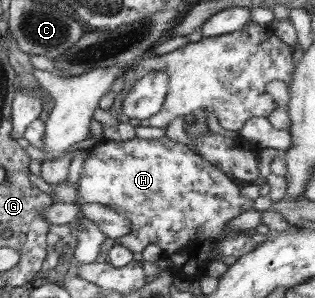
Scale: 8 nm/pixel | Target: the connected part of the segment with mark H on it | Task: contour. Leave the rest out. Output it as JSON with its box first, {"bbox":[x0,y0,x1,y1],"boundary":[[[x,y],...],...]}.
{"bbox":[77,136,257,280],"boundary":[[[137,136],[132,139],[127,139],[125,141],[116,141],[116,140],[106,140],[98,145],[94,145],[92,148],[94,152],[91,157],[87,157],[83,161],[83,168],[81,173],[79,173],[79,179],[77,179],[77,203],[85,204],[101,204],[109,205],[119,212],[121,216],[125,216],[131,222],[131,231],[123,237],[116,239],[116,243],[123,244],[127,249],[131,250],[133,253],[142,252],[147,245],[155,243],[161,247],[163,257],[173,258],[172,267],[169,267],[170,273],[174,277],[185,277],[191,280],[195,279],[195,275],[199,273],[199,269],[205,269],[208,267],[208,264],[211,260],[216,259],[218,261],[223,261],[224,257],[238,257],[244,256],[245,253],[257,248],[257,243],[247,236],[241,229],[239,231],[233,231],[229,229],[228,223],[236,219],[237,216],[241,215],[241,212],[247,212],[253,207],[253,200],[249,199],[241,192],[244,183],[238,183],[235,178],[229,177],[224,170],[221,170],[220,167],[213,166],[211,162],[205,161],[204,158],[201,158],[200,155],[195,155],[191,149],[183,144],[174,140],[170,140],[168,136],[163,136],[160,139],[142,139]]]}

